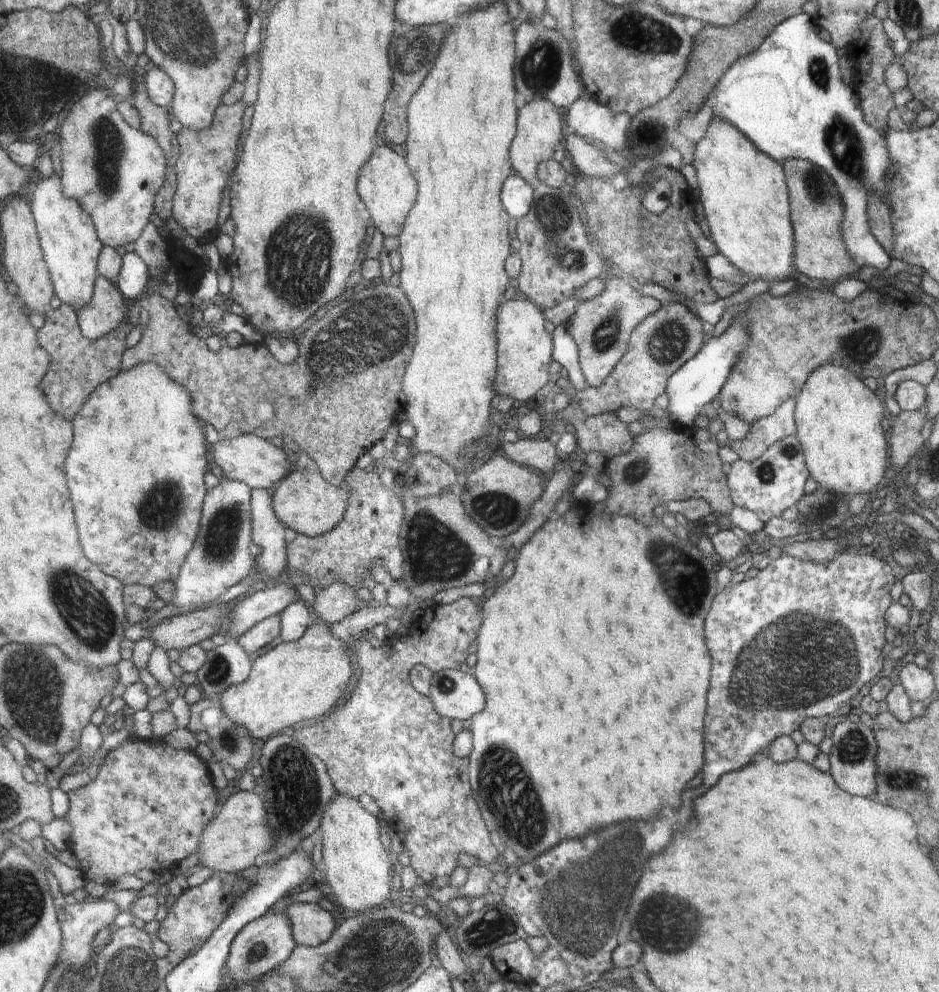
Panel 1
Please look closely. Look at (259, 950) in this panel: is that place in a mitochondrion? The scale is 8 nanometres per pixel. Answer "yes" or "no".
yes

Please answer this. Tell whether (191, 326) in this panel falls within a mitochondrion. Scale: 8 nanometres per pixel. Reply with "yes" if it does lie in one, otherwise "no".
no

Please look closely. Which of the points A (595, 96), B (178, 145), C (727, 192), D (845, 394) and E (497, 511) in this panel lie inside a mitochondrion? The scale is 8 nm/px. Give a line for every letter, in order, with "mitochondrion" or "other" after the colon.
A: other
B: other
C: other
D: other
E: mitochondrion

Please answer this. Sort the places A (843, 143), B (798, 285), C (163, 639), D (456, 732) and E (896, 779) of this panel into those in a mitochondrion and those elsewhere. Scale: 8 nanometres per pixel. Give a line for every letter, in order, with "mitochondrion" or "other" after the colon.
A: mitochondrion
B: other
C: other
D: other
E: mitochondrion

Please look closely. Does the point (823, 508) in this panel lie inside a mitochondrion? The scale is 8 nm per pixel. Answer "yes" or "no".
yes

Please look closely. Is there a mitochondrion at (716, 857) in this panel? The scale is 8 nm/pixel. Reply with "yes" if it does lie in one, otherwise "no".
no

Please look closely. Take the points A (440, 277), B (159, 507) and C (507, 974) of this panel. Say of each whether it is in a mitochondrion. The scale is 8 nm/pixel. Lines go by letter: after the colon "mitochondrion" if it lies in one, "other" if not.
A: other
B: mitochondrion
C: other

